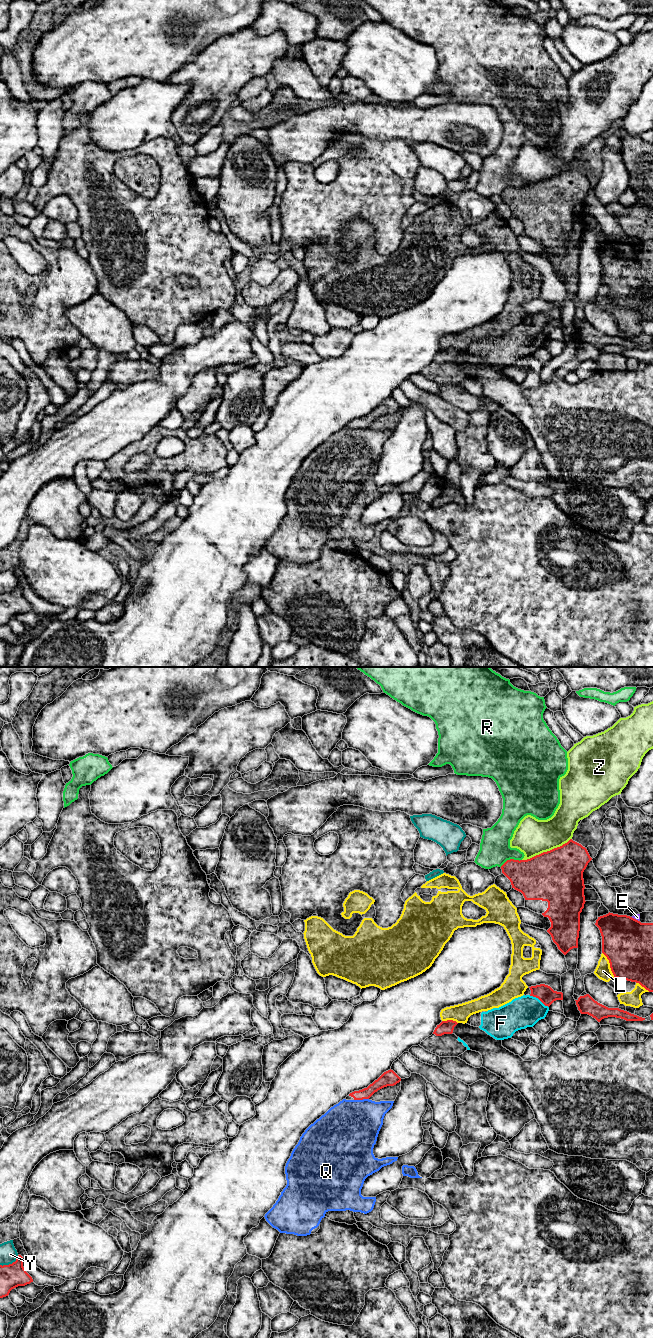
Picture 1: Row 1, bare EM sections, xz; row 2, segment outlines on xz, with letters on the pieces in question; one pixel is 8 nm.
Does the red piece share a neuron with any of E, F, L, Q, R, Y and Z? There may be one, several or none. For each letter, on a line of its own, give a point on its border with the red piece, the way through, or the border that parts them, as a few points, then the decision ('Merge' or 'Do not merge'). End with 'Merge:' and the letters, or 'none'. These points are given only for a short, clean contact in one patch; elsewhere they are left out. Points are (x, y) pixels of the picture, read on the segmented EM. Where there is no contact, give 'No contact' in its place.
E: Touches red at xz (635, 919). Do not merge
F: Touches red at xz (539, 999). Merge
L: Touches red at xz (610, 965). Do not merge
Q: Touches red at xz (361, 1099). Boundary: xz (368, 1098), (354, 1100). Do not merge
R: Touches red at xz (510, 859). Do not merge
Y: Touches red at xz (10, 1264). Do not merge
Z: Touches red at xz (547, 851). Do not merge
Merge: F

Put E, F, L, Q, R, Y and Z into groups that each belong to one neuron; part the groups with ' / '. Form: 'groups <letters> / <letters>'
groups E / F / L / Q / R / Y / Z

